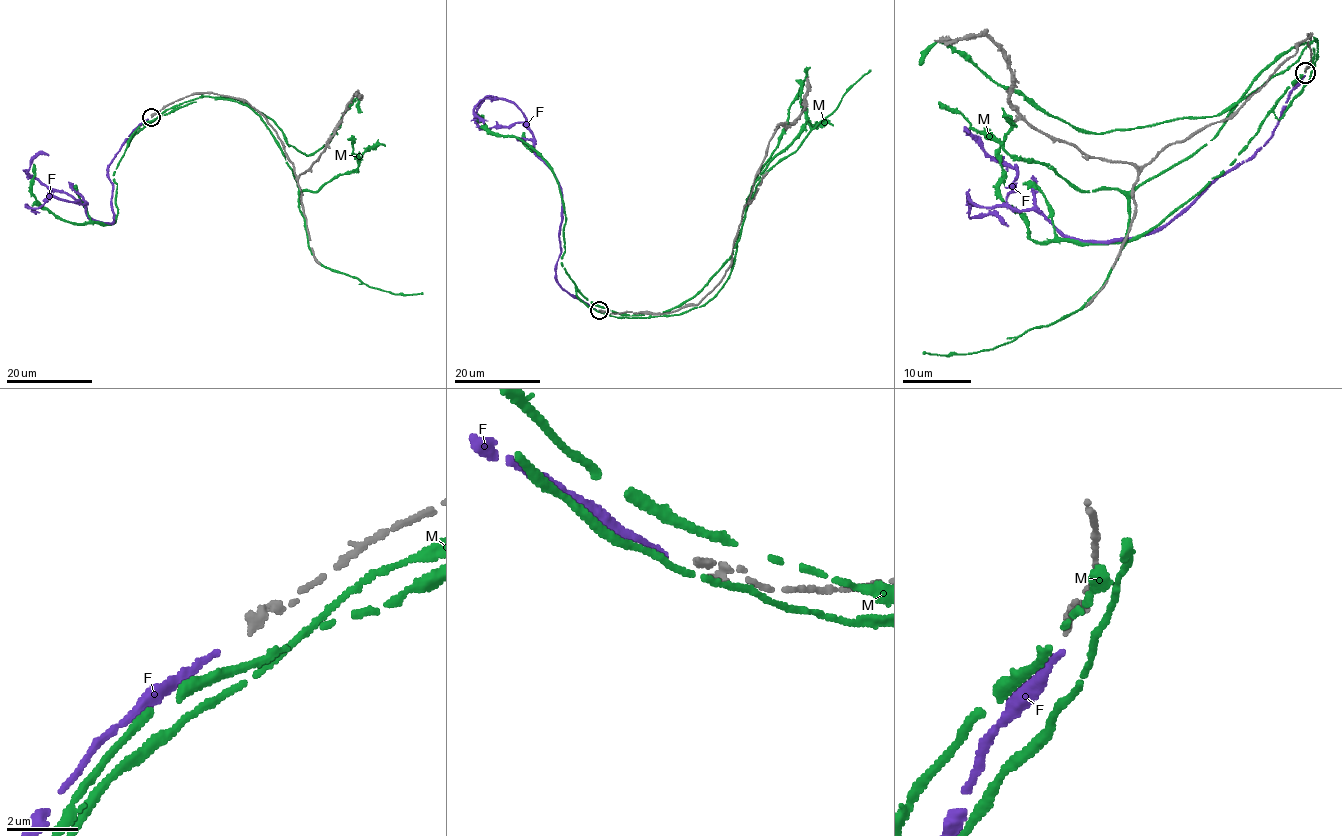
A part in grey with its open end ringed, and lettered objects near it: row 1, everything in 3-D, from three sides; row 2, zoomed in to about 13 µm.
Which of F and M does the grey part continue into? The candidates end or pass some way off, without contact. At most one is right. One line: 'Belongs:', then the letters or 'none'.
Belongs: F

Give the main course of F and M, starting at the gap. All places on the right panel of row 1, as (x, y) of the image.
F: (1305, 75), (1261, 147), (1131, 238), (1068, 240), (1035, 210), (1015, 210), (1016, 171), (969, 134)
M: (1302, 75), (1278, 118), (1316, 40), (1141, 185), (1124, 248), (1080, 310), (1011, 342), (922, 352)

